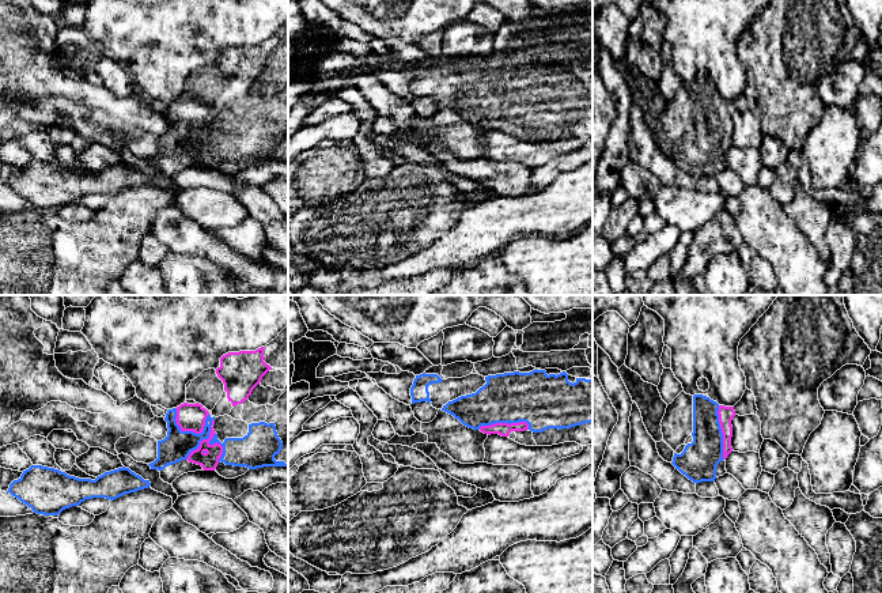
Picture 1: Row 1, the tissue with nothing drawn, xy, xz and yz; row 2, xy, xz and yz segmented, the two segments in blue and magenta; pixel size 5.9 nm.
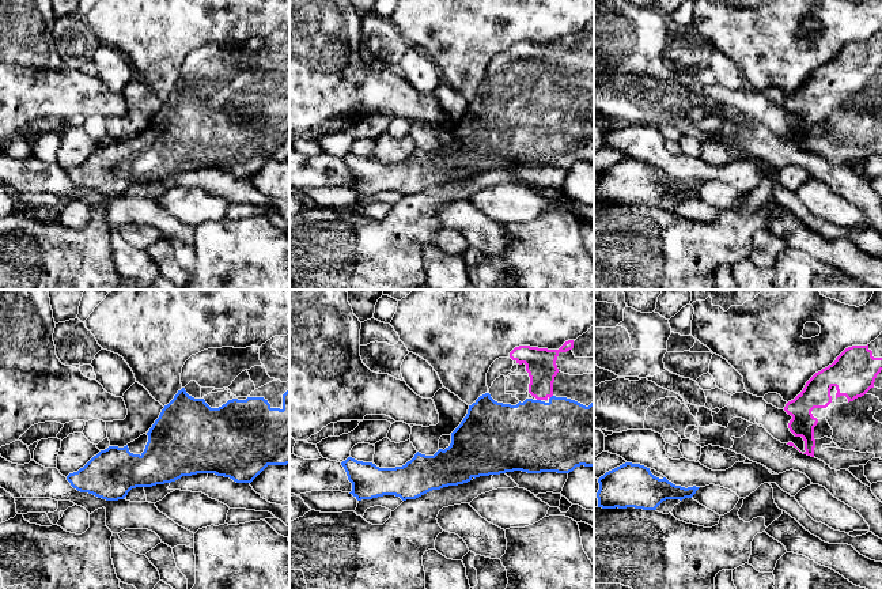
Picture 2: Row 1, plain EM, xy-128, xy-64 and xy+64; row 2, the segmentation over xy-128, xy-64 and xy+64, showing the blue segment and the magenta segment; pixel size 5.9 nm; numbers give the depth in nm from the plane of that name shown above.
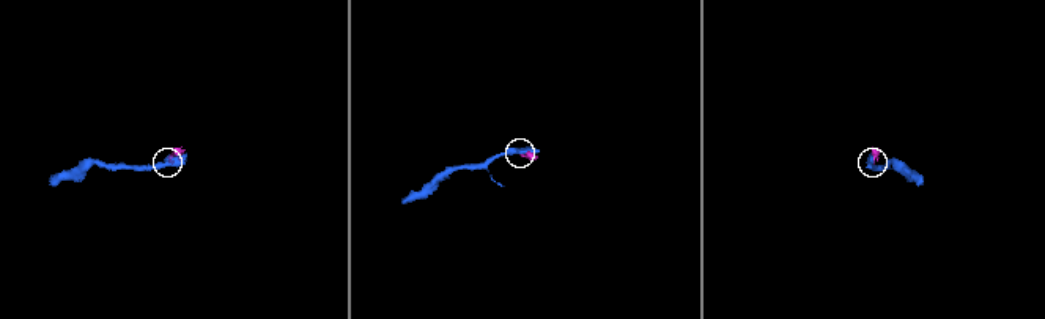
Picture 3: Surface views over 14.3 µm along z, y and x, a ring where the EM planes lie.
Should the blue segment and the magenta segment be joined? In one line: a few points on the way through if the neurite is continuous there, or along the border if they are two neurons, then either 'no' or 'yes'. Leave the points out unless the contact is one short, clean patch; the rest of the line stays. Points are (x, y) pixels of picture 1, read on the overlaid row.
across xy (177, 445), (188, 438), (204, 438), (209, 460) | yes

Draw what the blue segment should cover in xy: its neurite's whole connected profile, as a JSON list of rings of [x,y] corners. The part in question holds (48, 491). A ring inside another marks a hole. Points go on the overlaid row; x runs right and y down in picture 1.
[[[31,465],[10,484],[7,492],[37,514],[58,515],[63,510],[79,506],[86,499],[106,498],[114,501],[149,486],[149,480],[144,480],[125,467],[105,472],[91,480],[69,476],[54,468]]]

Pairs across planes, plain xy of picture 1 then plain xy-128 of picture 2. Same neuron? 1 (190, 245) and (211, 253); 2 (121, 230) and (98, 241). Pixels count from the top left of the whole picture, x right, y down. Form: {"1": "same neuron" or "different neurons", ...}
{"1": "different neurons", "2": "same neuron"}

